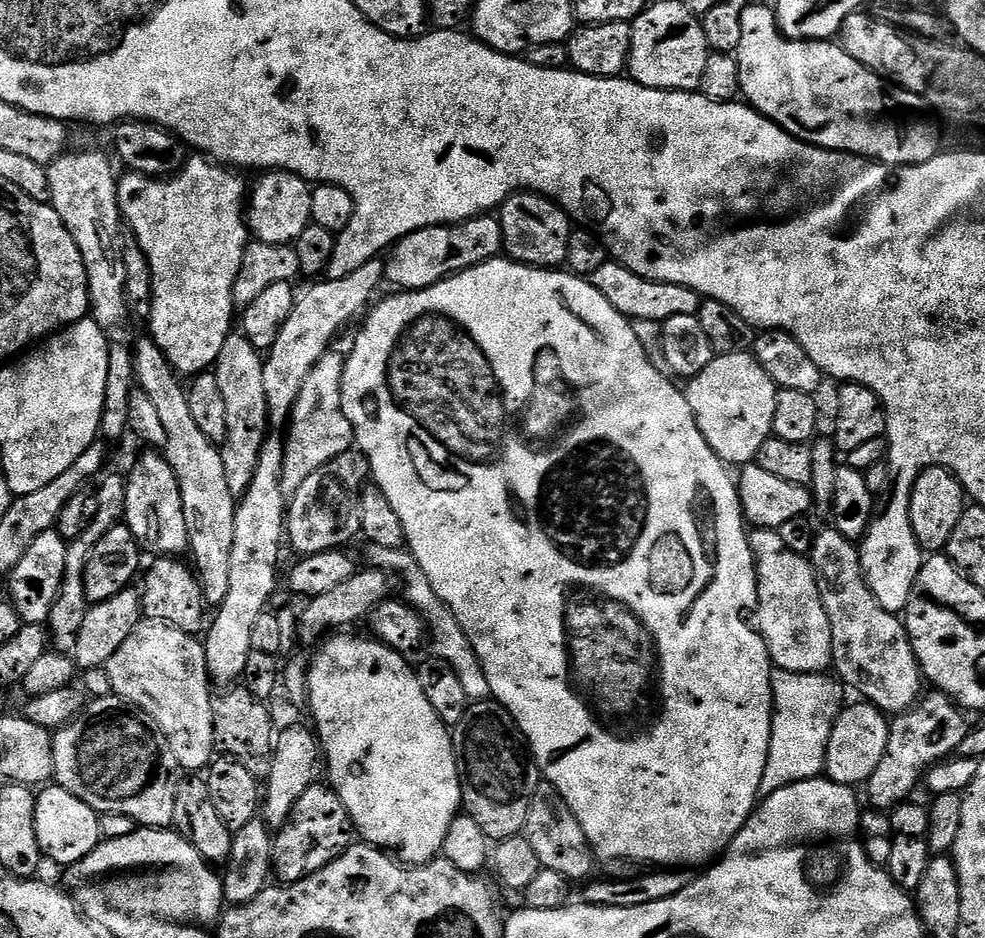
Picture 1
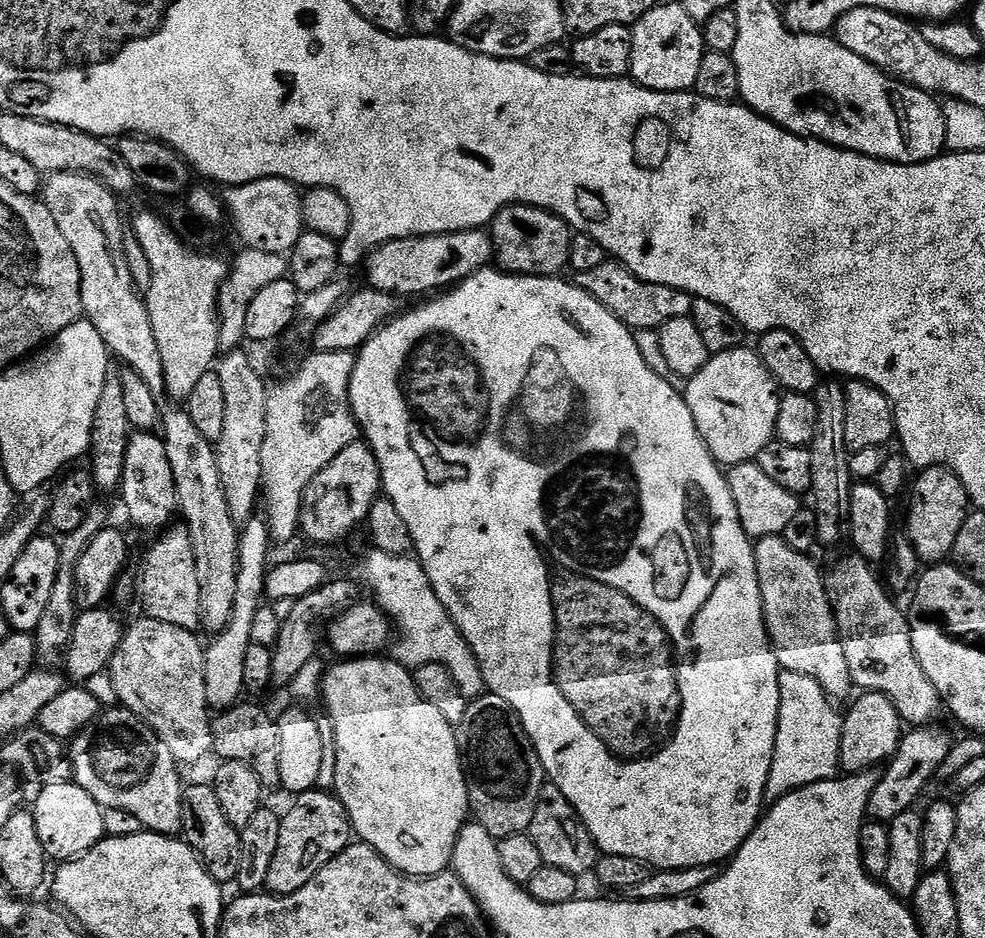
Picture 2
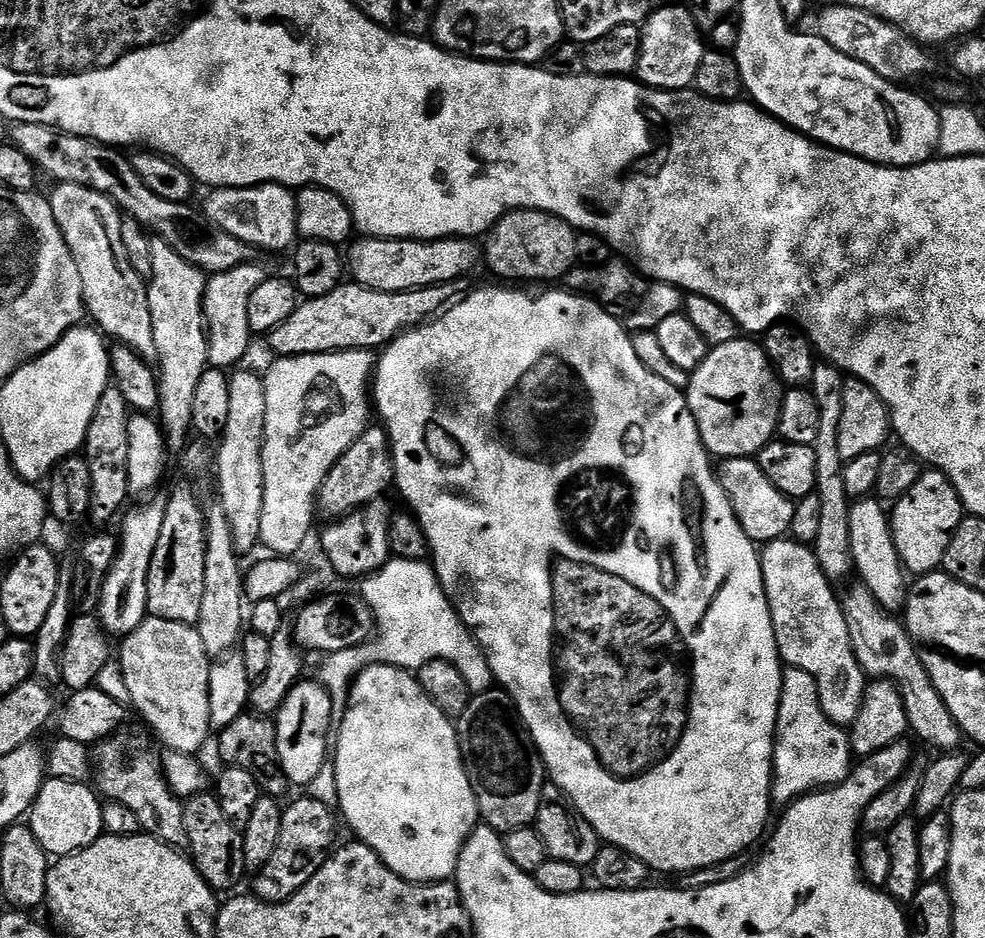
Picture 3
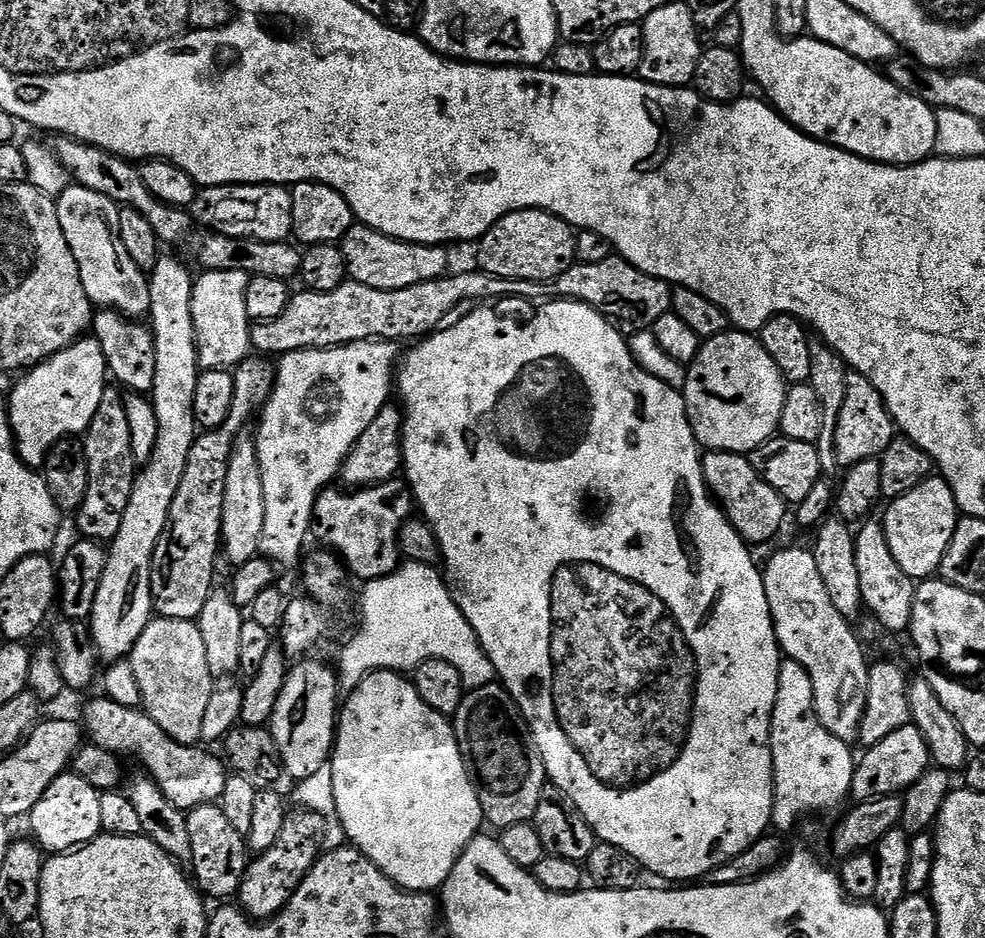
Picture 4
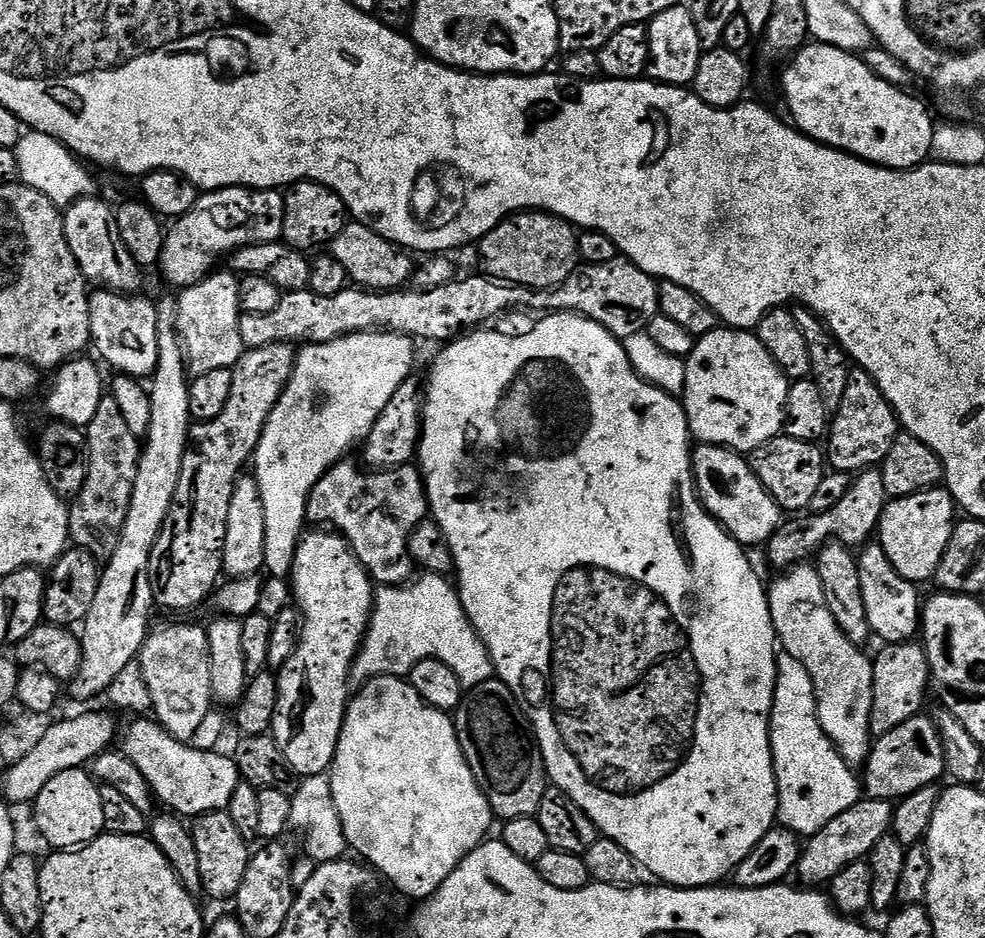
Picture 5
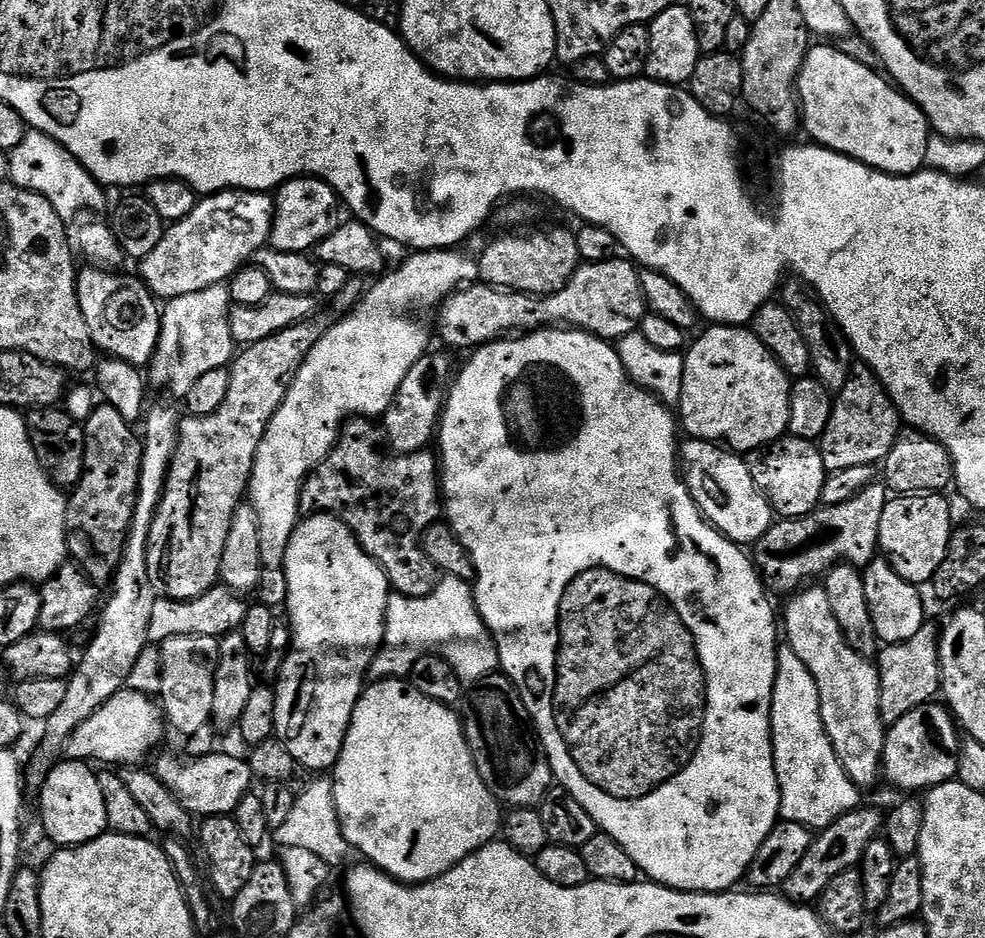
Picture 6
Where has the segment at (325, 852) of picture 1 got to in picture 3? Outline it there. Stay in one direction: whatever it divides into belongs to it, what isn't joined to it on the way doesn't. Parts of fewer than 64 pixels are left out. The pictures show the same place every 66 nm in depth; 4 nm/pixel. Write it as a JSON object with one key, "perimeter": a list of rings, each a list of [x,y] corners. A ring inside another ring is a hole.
{"perimeter":[[[307,794],[301,796],[301,800],[296,800],[292,805],[287,805],[284,808],[282,834],[278,834],[278,846],[274,846],[274,855],[270,858],[270,862],[266,862],[264,869],[255,873],[254,876],[254,880],[256,880],[254,895],[256,899],[264,900],[267,904],[280,904],[284,900],[289,900],[299,888],[306,886],[306,882],[310,882],[310,878],[314,878],[316,871],[332,855],[334,845],[337,843],[337,841],[335,842],[336,820],[332,817],[333,809],[328,807],[325,802],[318,801],[312,796]]]}

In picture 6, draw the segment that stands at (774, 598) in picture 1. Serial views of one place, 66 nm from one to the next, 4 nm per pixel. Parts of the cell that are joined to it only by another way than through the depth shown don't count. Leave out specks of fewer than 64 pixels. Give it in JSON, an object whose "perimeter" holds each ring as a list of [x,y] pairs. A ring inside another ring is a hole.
{"perimeter":[[[808,586],[803,590],[795,593],[791,597],[792,600],[785,606],[784,612],[782,608],[782,632],[788,635],[786,640],[787,647],[794,650],[794,654],[798,654],[798,658],[802,658],[802,662],[806,662],[806,666],[810,670],[810,674],[814,674],[814,682],[818,686],[818,702],[822,710],[822,722],[826,726],[826,734],[830,738],[830,742],[834,746],[834,754],[838,754],[838,762],[842,762],[842,766],[846,770],[846,774],[856,784],[857,788],[867,790],[872,783],[877,779],[878,781],[882,776],[882,765],[884,762],[884,734],[886,726],[882,722],[882,714],[880,713],[880,706],[878,698],[880,697],[880,670],[879,667],[869,657],[858,654],[846,642],[846,638],[842,634],[842,630],[838,630],[838,621],[834,618],[834,613],[830,611],[830,598],[826,598],[826,590],[822,586]]]}

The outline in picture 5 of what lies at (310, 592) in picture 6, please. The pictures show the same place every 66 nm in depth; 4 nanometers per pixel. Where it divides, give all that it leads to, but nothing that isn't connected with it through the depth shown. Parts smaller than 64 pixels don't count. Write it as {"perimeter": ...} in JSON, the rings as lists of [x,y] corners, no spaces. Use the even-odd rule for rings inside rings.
{"perimeter":[[[308,530],[301,535],[300,544],[294,554],[290,587],[295,607],[302,617],[302,627],[299,629],[296,649],[278,672],[280,693],[271,735],[276,737],[276,744],[297,776],[305,778],[327,773],[332,767],[342,734],[344,715],[348,713],[348,679],[352,673],[352,664],[360,653],[364,635],[368,632],[368,624],[372,621],[376,592],[372,577],[362,566],[360,559],[352,553],[352,547],[347,540],[335,530]]]}

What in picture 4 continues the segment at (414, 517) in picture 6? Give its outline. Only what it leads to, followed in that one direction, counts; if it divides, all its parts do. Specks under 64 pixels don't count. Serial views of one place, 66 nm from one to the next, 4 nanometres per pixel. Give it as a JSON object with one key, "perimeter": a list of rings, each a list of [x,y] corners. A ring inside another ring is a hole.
{"perimeter":[[[393,478],[385,482],[385,484],[373,484],[367,488],[343,491],[339,492],[336,486],[329,486],[316,497],[311,527],[315,539],[317,536],[324,543],[321,545],[331,549],[345,569],[351,575],[353,572],[360,579],[360,582],[377,580],[383,576],[388,576],[391,572],[396,571],[402,563],[398,545],[402,526],[414,512],[411,488],[408,487],[403,479]]]}

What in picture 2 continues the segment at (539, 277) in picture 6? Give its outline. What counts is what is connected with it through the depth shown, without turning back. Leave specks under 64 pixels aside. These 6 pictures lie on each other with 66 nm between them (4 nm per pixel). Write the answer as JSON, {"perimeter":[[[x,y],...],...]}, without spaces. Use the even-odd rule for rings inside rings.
{"perimeter":[[[509,204],[492,219],[490,225],[494,260],[503,271],[517,276],[561,275],[568,268],[570,242],[574,232],[568,223],[545,208],[529,204]],[[500,263],[500,264],[499,264]]]}

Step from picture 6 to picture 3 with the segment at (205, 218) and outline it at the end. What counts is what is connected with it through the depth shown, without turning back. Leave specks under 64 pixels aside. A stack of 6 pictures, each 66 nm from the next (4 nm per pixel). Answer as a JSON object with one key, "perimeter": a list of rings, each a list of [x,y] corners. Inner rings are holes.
{"perimeter":[[[259,184],[253,188],[214,188],[207,194],[202,203],[204,217],[212,224],[219,224],[226,234],[234,234],[234,238],[268,252],[287,253],[297,243],[293,189],[283,184]]]}

